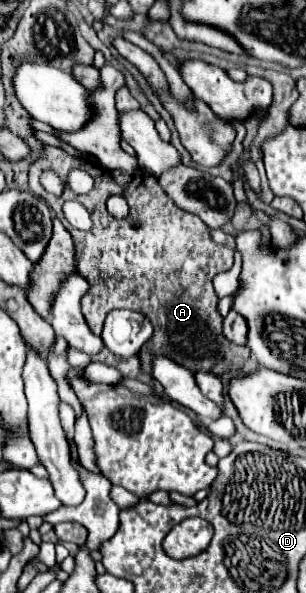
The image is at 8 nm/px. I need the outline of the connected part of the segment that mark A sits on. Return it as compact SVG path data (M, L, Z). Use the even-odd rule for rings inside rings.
M46 147L44 155L30 165L28 181L30 191L40 195L56 211L74 239L76 273L90 285L80 301L80 309L94 335L102 333L108 311L132 309L150 317L154 325L154 337L144 345L144 351L164 355L192 373L206 369L222 375L242 369L244 361L250 357L250 349L234 345L222 335L222 317L216 311L218 299L212 287L214 275L232 267L234 251L228 245L214 243L200 217L178 209L164 189L160 189L160 183L152 173L144 173L144 169L138 167L130 185L120 191L120 185L116 185L110 171L102 169L92 159L72 157L58 147ZM44 169L54 169L62 181L66 181L70 169L86 169L94 179L94 189L88 195L72 191L72 195L64 193L62 197L54 197L40 185L40 173ZM116 193L122 193L128 199L130 215L126 219L116 219L106 211L106 199ZM70 199L80 199L90 211L90 231L78 231L64 219L62 205ZM136 221L140 221L140 227L134 227Z

